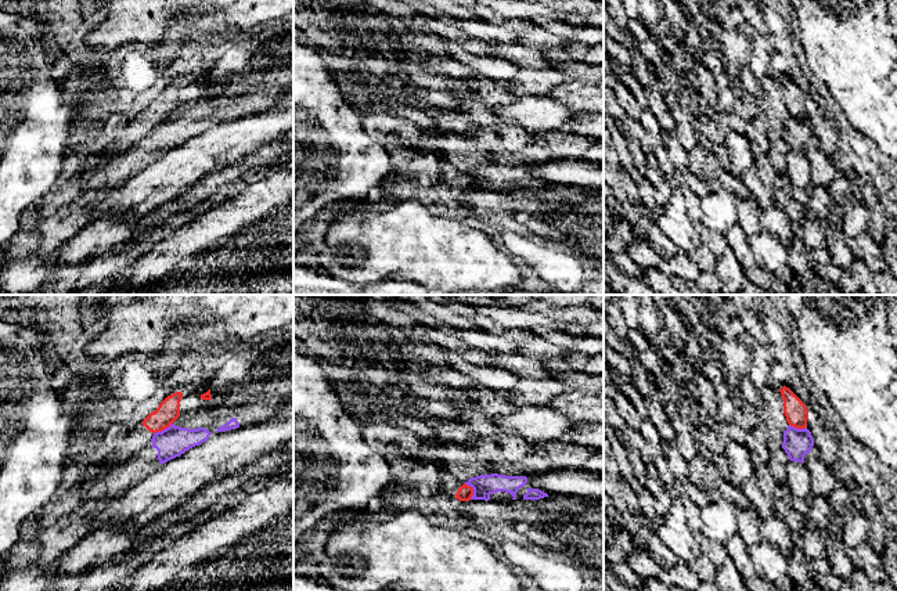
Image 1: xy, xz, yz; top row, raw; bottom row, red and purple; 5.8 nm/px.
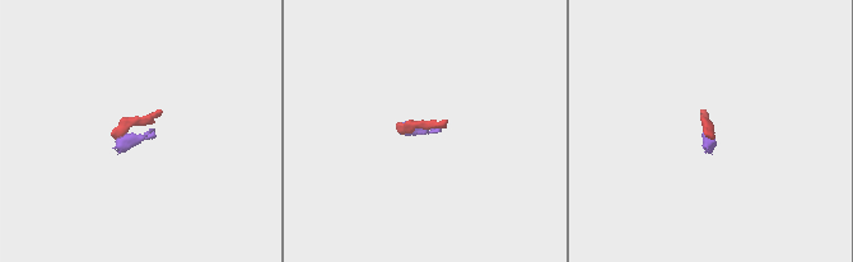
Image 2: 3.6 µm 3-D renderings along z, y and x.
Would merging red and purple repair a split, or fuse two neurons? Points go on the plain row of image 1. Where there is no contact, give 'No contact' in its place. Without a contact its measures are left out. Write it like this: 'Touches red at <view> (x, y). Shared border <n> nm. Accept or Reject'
Touches red at xy (162, 119). Shared border 130 nm. Reject

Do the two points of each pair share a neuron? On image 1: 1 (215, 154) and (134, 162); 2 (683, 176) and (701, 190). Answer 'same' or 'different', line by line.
1: different
2: same

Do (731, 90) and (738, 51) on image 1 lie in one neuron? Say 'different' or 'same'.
different

